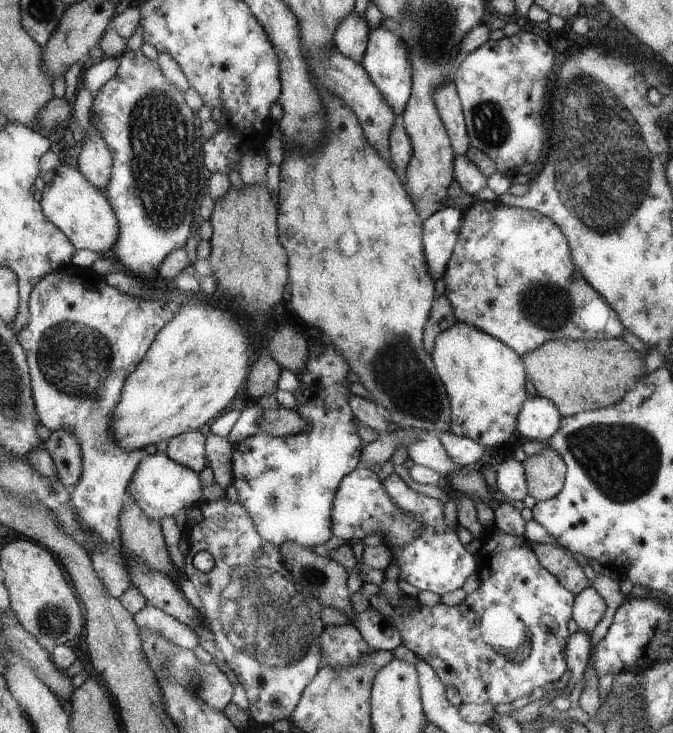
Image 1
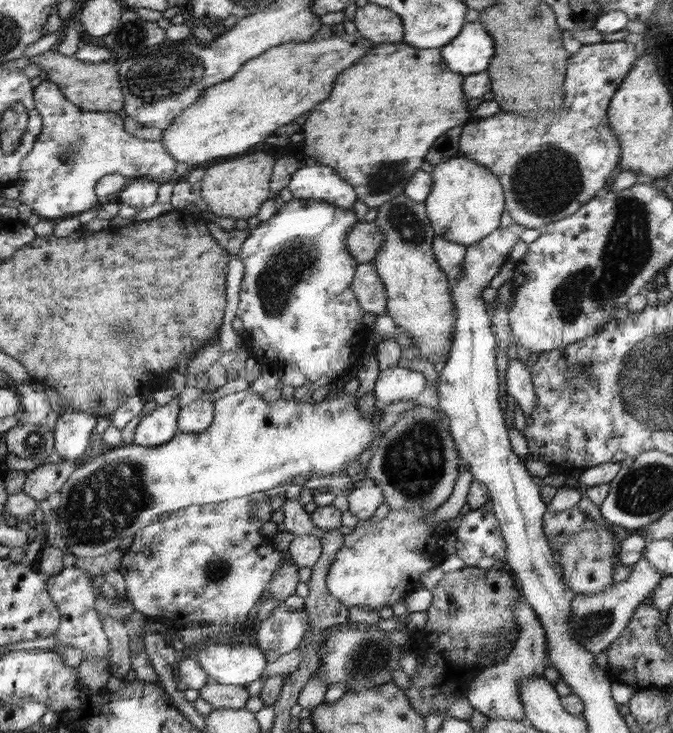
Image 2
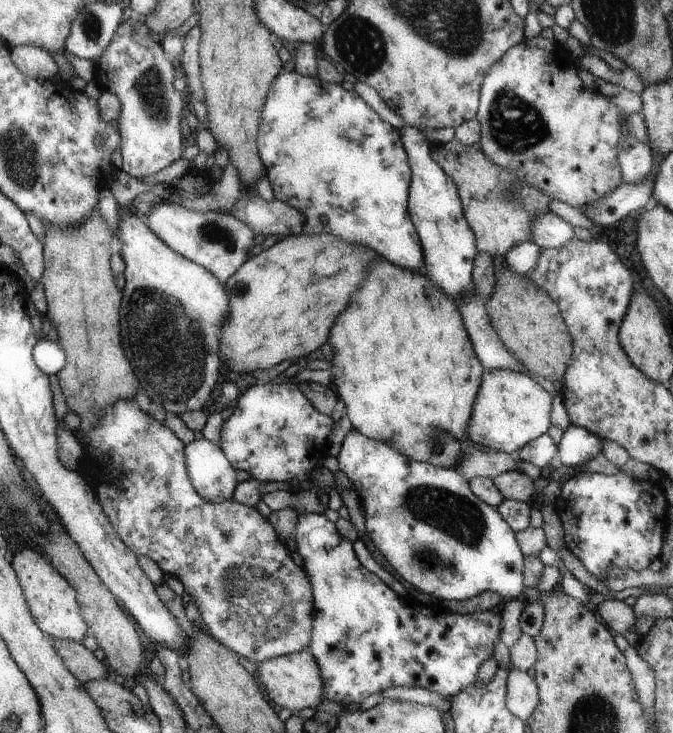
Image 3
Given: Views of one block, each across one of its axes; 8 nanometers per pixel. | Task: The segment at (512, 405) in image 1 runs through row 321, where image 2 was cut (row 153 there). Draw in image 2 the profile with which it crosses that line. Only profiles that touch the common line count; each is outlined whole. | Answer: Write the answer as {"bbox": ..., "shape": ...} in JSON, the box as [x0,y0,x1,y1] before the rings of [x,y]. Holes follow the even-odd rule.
{"bbox":[424,153,505,247],"shape":[[[456,153],[447,162],[436,164],[430,173],[434,184],[424,203],[438,236],[468,247],[498,229],[500,216],[504,212],[505,189],[490,168],[478,164],[478,160],[470,160]]]}

